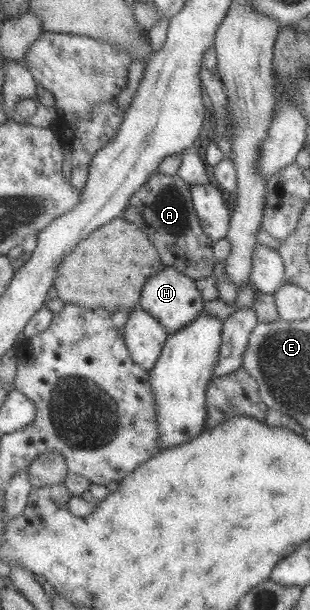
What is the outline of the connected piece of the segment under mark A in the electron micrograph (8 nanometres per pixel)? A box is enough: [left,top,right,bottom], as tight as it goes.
[123,171,217,281]

